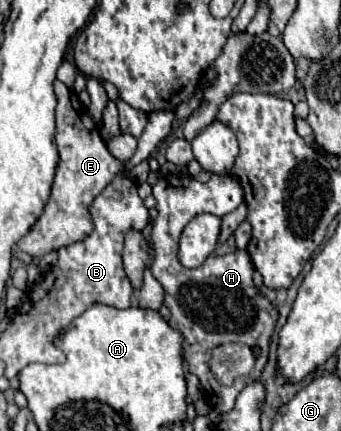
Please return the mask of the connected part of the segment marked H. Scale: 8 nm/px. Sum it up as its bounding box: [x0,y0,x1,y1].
[150,174,278,414]

